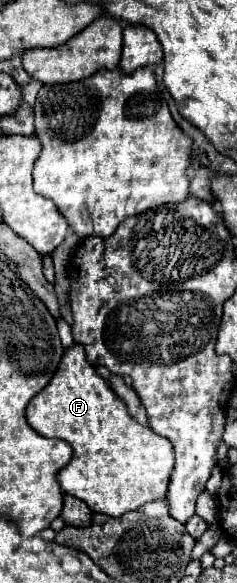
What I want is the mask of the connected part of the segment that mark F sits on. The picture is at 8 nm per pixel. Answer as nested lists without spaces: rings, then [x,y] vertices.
[[[81,345],[65,349],[49,385],[29,401],[27,423],[39,435],[67,441],[73,447],[73,457],[57,473],[57,481],[63,493],[85,501],[91,511],[121,517],[147,501],[165,497],[173,471],[169,439],[129,417],[125,403],[87,363]]]

